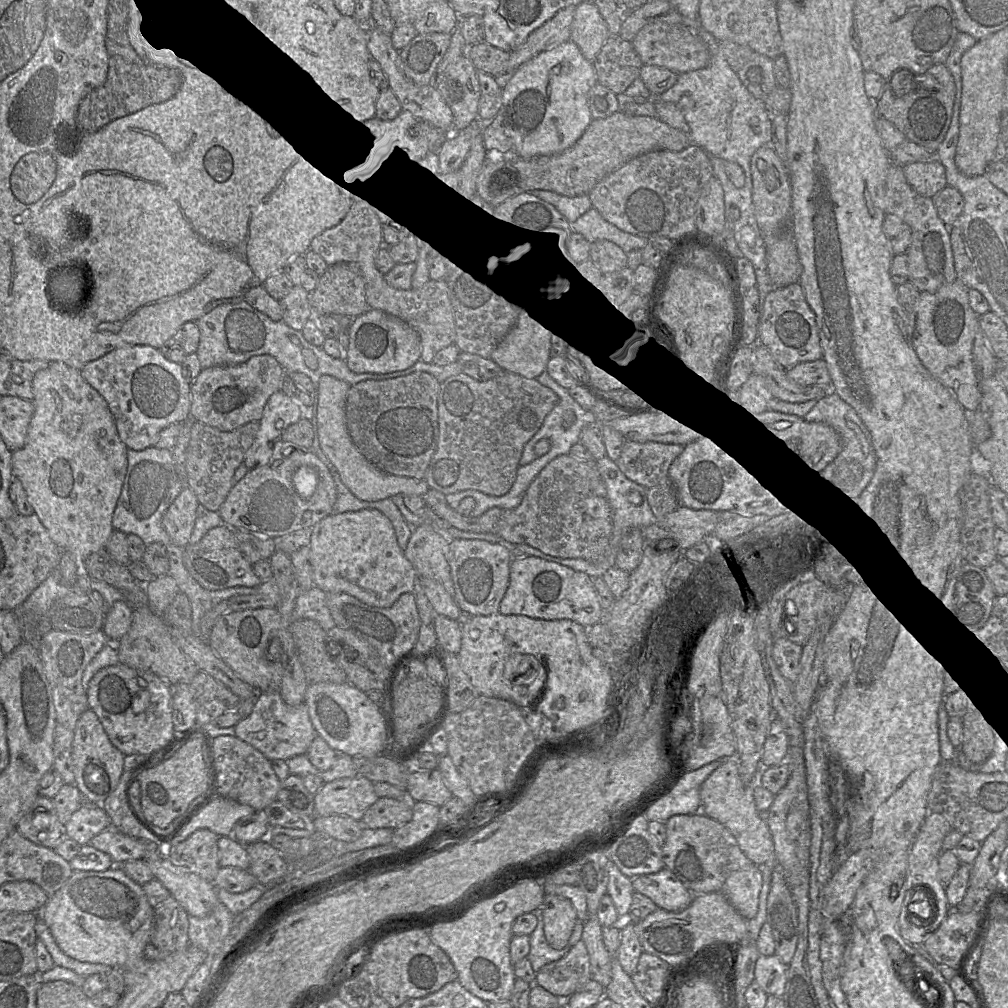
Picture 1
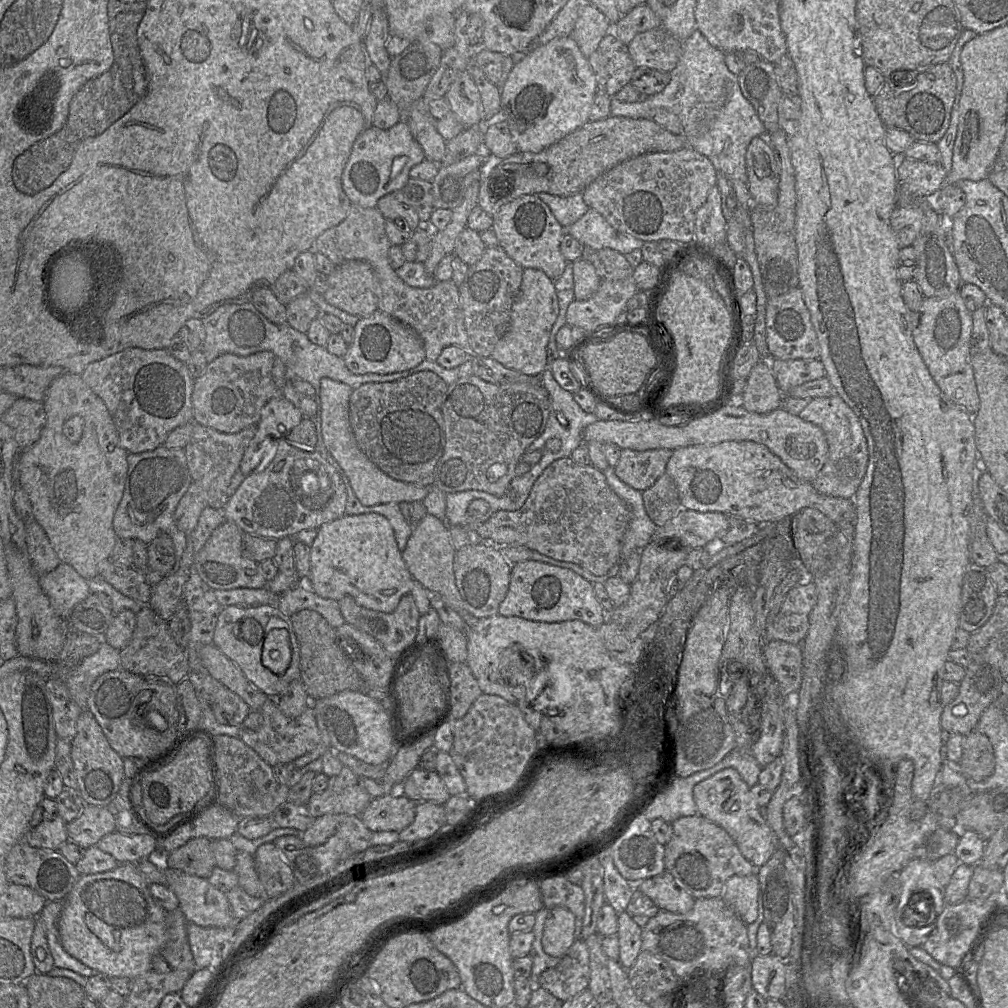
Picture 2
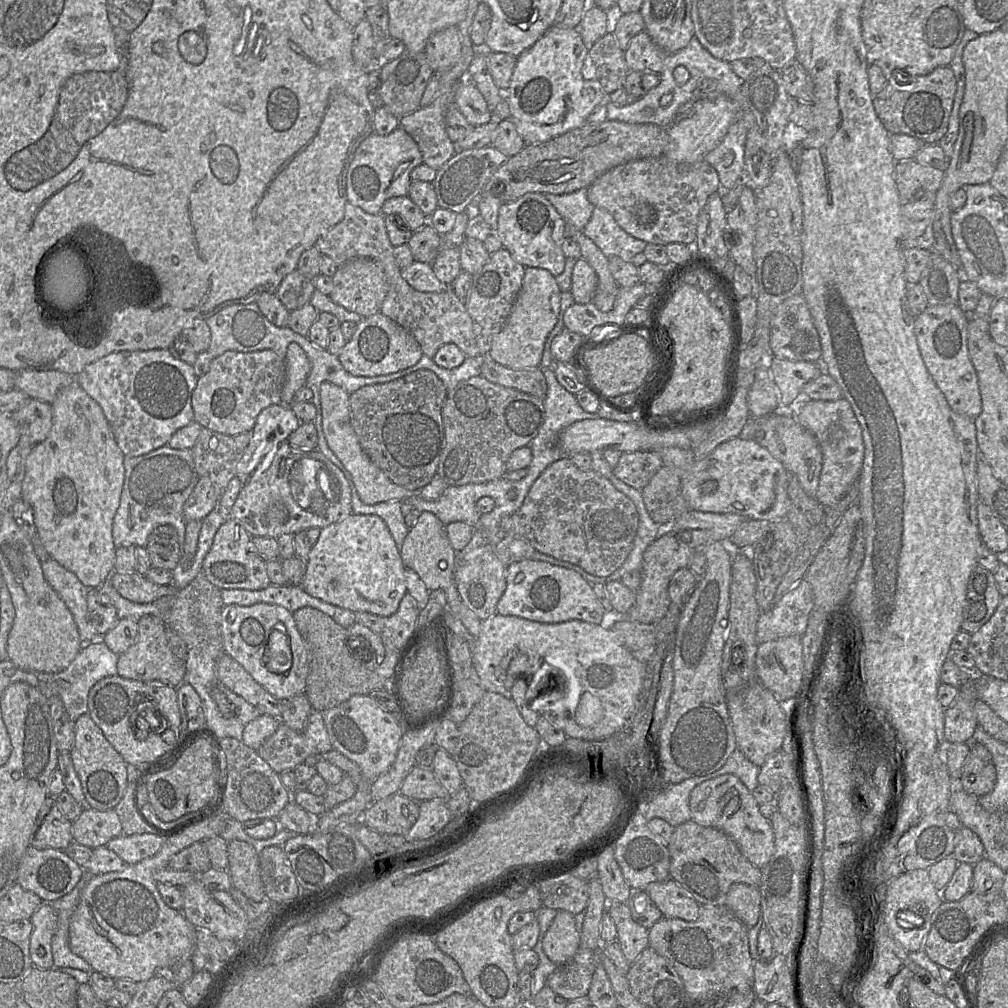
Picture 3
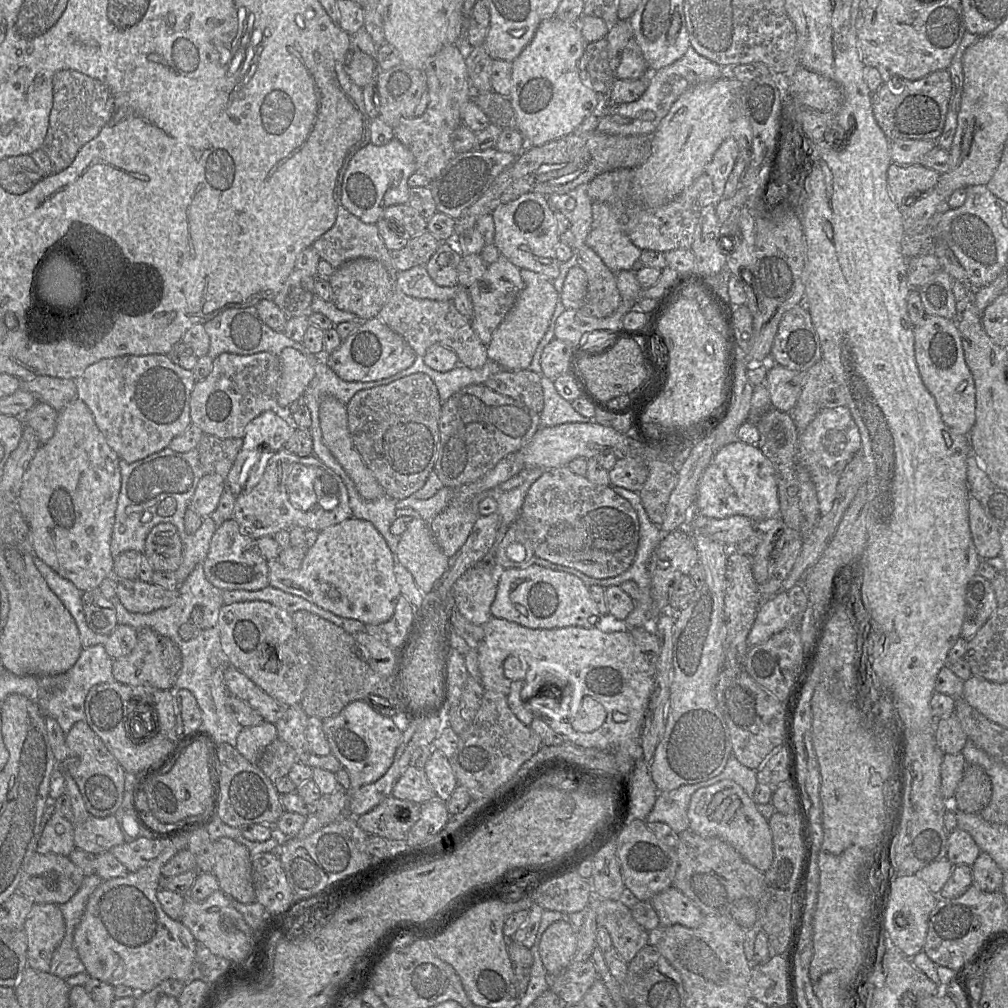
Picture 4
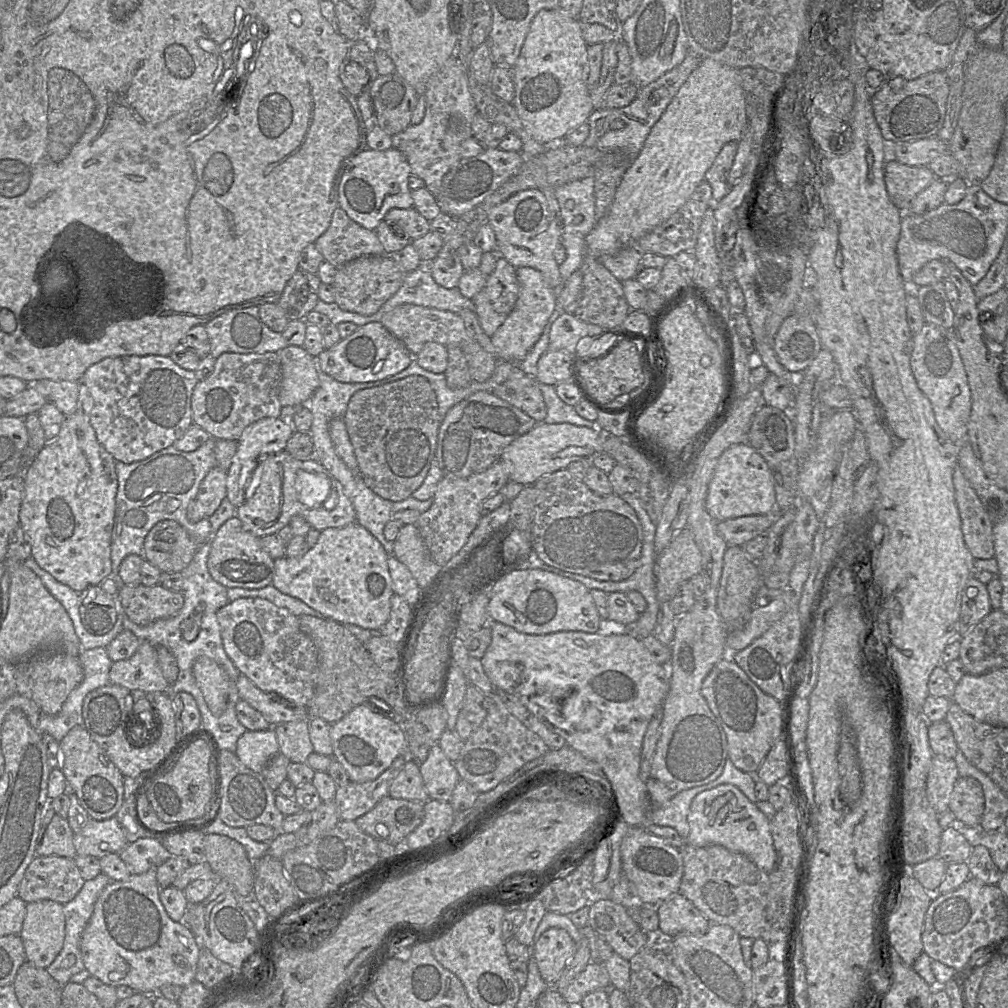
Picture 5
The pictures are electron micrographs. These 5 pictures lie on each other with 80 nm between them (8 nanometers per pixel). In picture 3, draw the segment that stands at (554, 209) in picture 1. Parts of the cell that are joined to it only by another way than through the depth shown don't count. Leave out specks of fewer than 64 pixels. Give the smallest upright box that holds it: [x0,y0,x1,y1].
[545,188,595,232]

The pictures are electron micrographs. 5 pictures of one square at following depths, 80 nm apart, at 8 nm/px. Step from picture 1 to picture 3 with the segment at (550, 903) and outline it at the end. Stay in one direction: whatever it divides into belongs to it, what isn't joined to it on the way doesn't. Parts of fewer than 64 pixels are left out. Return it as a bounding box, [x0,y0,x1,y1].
[542,910,580,966]

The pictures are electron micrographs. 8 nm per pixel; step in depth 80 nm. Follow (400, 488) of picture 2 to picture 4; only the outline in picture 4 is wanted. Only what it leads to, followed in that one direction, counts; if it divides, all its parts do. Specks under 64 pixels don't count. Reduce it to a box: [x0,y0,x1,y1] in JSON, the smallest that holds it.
[319,396,384,501]

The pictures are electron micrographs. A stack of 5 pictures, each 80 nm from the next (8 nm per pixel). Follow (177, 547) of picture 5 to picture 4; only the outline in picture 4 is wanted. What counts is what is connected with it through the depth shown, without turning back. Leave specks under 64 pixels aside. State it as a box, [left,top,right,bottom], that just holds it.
[144,523,183,572]

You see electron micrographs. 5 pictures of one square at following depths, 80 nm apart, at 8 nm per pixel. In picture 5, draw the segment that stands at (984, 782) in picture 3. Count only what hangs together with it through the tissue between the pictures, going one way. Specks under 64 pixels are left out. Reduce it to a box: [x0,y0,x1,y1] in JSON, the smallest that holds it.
[949,777,985,828]

